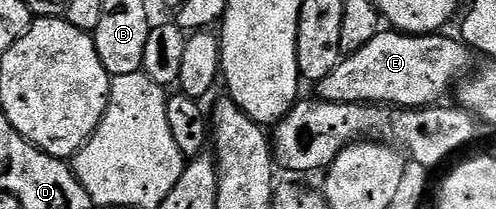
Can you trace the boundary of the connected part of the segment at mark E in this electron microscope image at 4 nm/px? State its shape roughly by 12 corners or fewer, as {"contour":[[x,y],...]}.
{"contour":[[379,32],[316,82],[331,103],[436,106],[470,72],[456,36]]}

